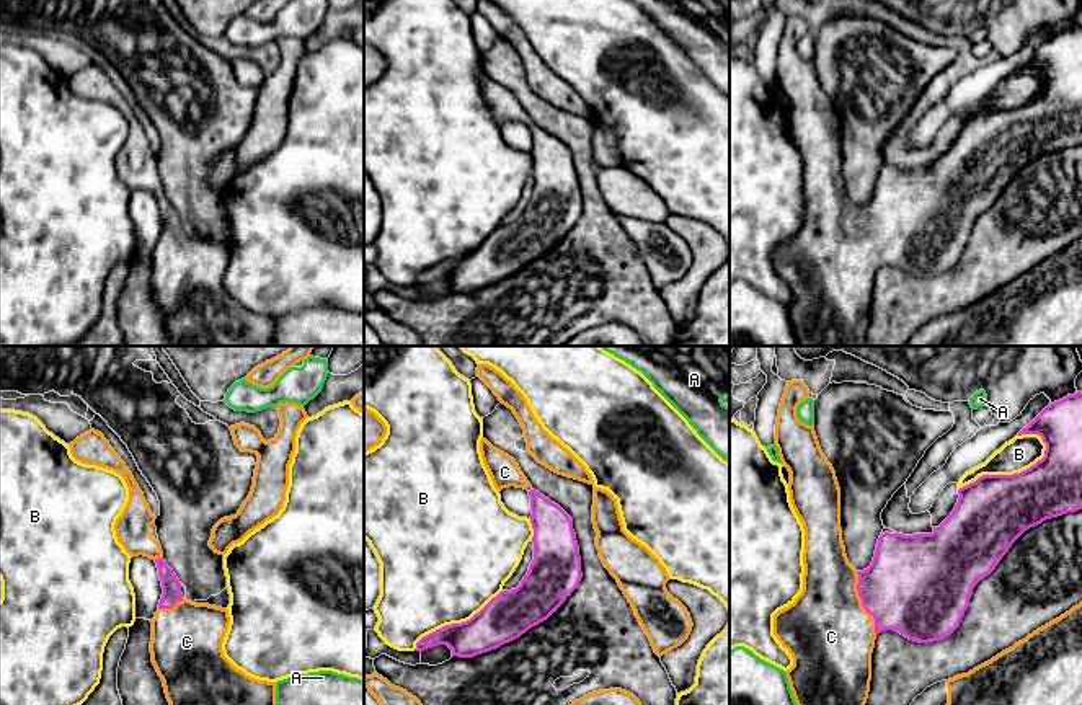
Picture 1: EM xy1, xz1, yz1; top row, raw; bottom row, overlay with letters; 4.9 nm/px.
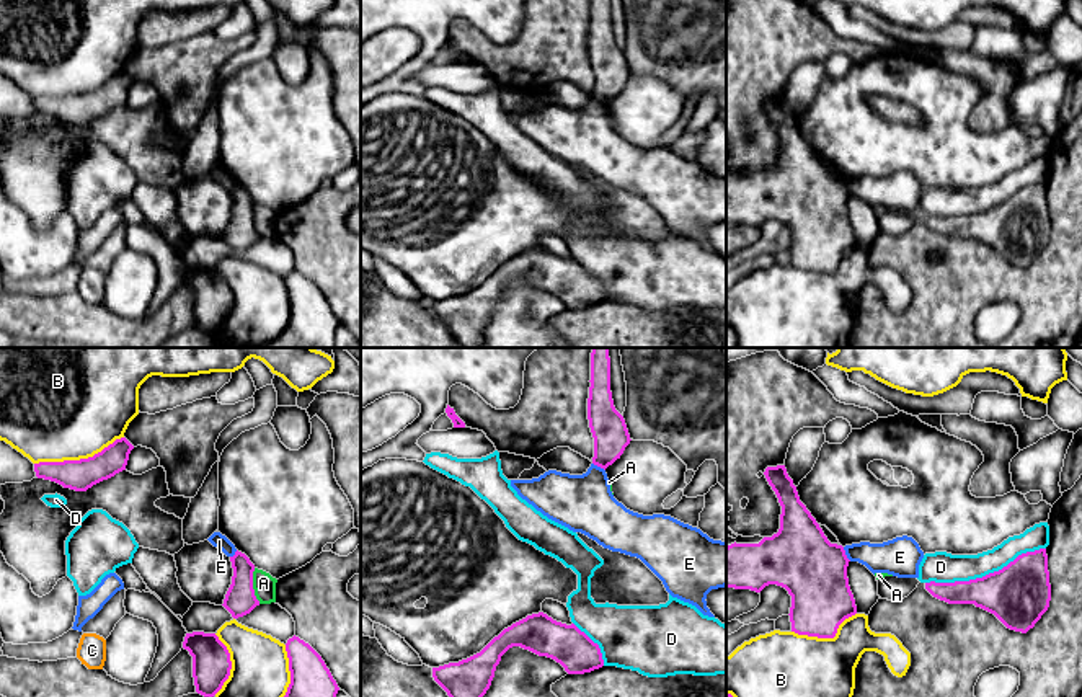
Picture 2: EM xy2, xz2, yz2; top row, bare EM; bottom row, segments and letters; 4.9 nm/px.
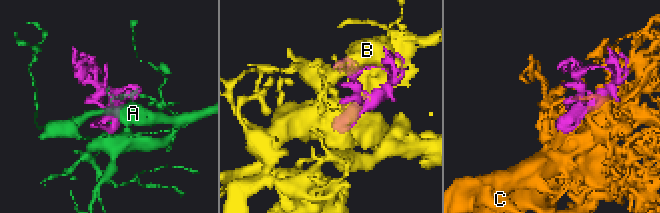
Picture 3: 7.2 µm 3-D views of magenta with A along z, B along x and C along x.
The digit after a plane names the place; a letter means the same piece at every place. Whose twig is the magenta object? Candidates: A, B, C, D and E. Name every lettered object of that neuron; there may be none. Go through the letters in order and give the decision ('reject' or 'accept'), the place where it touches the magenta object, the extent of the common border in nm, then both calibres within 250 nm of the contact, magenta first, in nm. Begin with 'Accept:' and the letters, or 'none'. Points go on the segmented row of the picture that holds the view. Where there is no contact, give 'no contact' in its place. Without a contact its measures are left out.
Accept: C
A: reject; meets magenta in xy2 at (252, 586); contact 180 nm long; 150 nm thick on the magenta side, 110 nm on the other
B: reject; meets magenta in yz1 at (1006, 475); contact 500 nm long; 360 nm thick on the magenta side, 160 nm on the other
C: accept; meets magenta in yz1 at (862, 603); contact 320 nm long; 440 nm thick on the magenta side, 440 nm on the other
D: reject; meets magenta in yz2 at (986, 575); contact 600 nm long; 300 nm thick on the magenta side, 160 nm on the other
E: reject; meets magenta in yz2 at (844, 554); contact 80 nm long; 320 nm thick on the magenta side, 180 nm on the other

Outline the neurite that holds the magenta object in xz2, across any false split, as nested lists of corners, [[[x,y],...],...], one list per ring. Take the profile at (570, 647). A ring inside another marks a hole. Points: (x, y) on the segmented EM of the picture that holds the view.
[[[539,612],[504,628],[480,653],[432,668],[432,677],[449,697],[483,697],[501,656],[512,646],[552,658],[568,674],[584,674],[604,666],[599,645],[574,624],[566,625]]]

